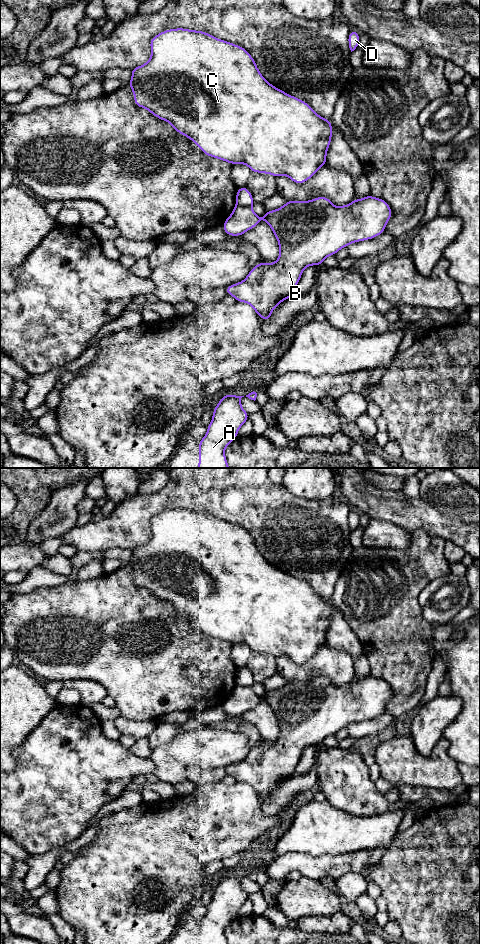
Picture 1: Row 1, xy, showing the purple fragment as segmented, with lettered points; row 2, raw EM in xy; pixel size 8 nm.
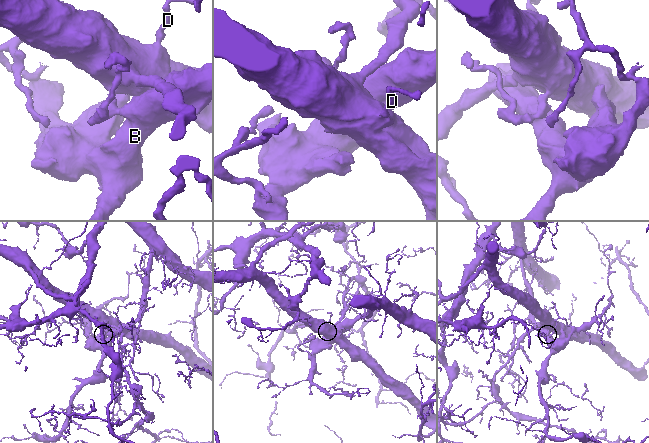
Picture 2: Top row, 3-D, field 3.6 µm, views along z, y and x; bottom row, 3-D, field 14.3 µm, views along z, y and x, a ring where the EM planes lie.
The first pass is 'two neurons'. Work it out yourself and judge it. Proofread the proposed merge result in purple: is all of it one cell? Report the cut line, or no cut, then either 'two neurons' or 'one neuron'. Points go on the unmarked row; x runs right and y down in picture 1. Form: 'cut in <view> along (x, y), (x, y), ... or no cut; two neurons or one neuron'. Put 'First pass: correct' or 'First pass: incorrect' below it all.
cut in xy along (236, 684), (242, 687), (250, 687); two neurons
First pass: correct

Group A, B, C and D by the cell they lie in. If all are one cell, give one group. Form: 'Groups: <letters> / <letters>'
Groups: A B / C D

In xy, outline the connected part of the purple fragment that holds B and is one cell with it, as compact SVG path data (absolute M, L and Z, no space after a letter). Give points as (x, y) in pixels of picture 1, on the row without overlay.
M370 674L363 679L353 679L344 686L333 686L331 680L325 676L309 681L287 681L282 687L267 691L261 698L254 693L252 687L236 685L222 704L224 712L228 716L242 716L263 699L278 720L280 734L275 743L263 741L257 744L242 762L227 766L225 771L237 782L250 784L256 794L267 802L271 798L271 792L281 782L296 774L295 768L306 747L321 746L326 737L335 735L349 724L373 719L384 713L391 697L389 684Z

